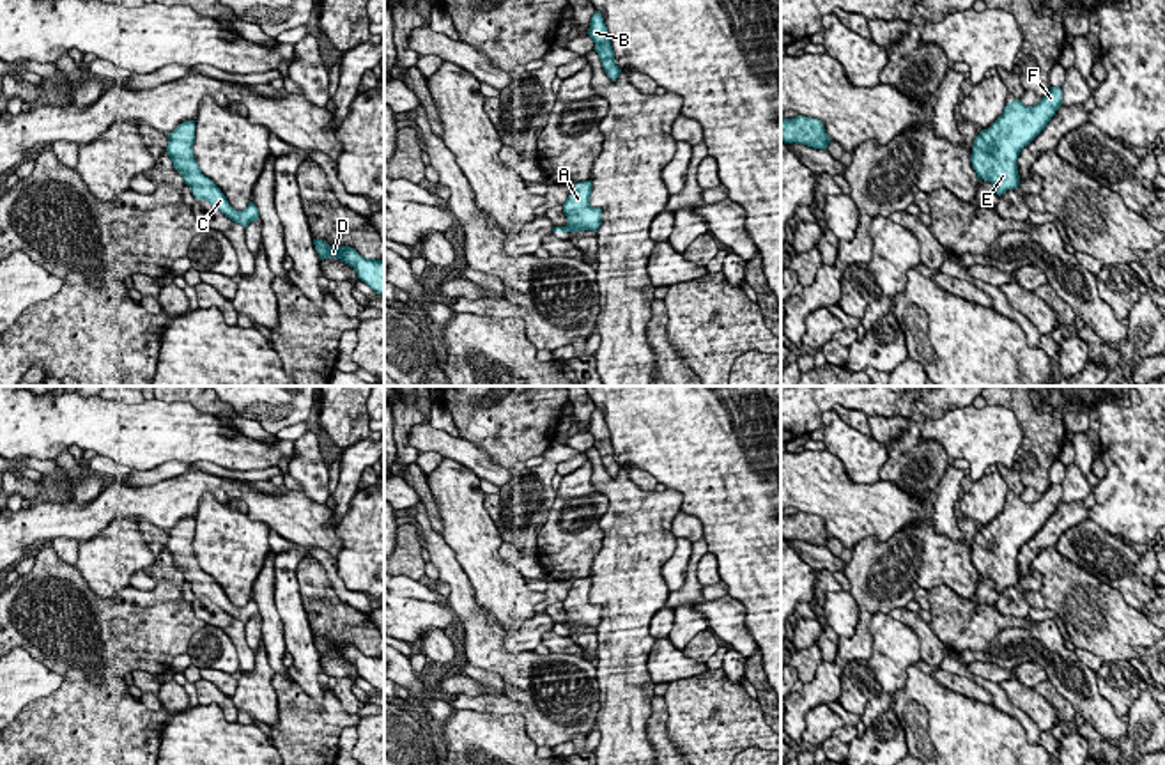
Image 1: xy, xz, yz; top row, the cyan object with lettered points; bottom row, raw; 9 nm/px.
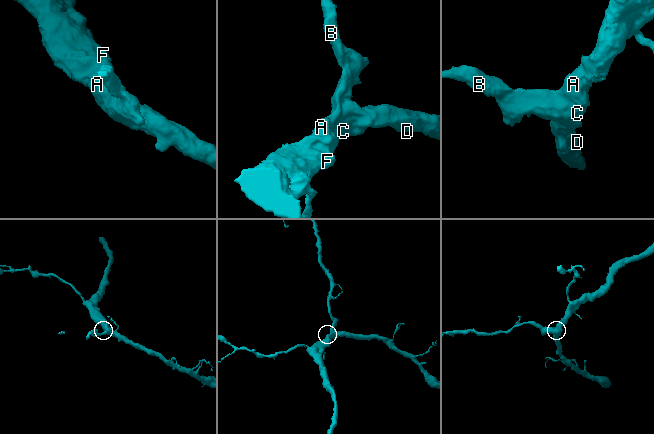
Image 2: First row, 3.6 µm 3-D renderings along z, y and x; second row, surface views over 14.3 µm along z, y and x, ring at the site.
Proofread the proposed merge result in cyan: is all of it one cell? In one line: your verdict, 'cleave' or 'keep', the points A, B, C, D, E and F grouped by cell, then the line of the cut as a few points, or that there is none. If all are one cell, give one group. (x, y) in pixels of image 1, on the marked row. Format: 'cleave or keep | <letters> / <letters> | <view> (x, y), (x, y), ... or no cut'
keep | A B C D E F | no cut

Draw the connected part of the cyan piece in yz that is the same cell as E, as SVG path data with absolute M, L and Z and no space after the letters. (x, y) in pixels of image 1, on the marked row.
M1050 87L1034 106L1025 106L1020 99L1007 103L1004 113L974 140L970 161L977 181L991 182L999 197L1018 188L1016 159L1022 149L1046 128L1061 104L1061 87Z

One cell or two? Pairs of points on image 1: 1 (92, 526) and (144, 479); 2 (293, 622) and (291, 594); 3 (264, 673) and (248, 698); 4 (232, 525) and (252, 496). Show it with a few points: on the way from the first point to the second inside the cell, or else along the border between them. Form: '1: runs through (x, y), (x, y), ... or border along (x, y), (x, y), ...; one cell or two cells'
1: border along (176, 477), (149, 486), (130, 486), (124, 480); two cells
2: runs through (293, 615), (291, 601); one cell
3: runs through (259, 679), (254, 693); one cell
4: border along (206, 493), (241, 500), (270, 526); two cells

